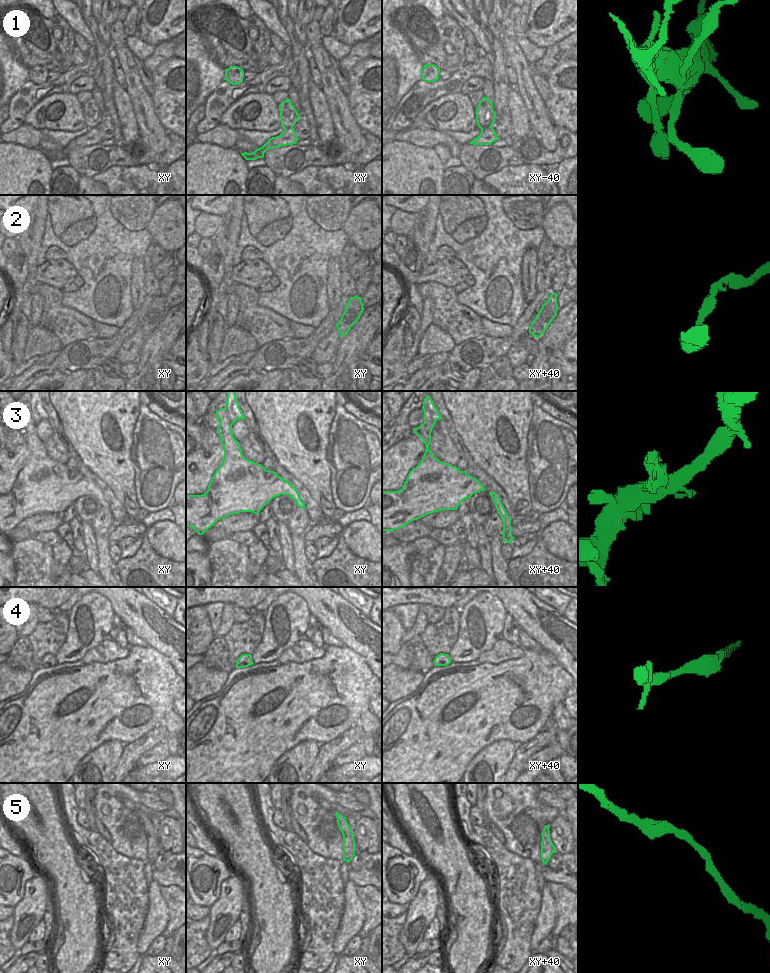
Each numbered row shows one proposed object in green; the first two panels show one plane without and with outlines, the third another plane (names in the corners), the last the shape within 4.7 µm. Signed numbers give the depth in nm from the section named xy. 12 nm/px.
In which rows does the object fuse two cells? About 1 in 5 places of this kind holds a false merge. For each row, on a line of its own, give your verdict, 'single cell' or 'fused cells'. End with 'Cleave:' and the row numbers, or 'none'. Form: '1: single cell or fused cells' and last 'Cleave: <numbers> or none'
1: single cell
2: fused cells
3: single cell
4: single cell
5: single cell
Cleave: 2

